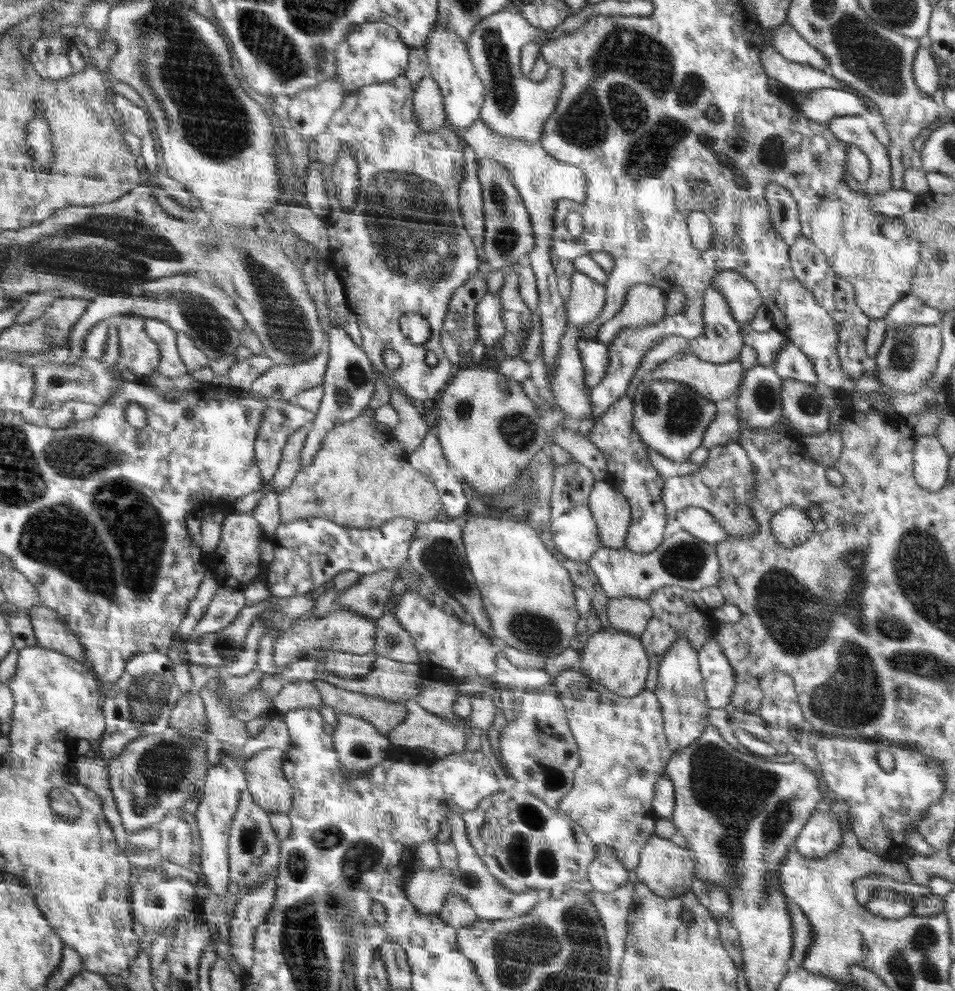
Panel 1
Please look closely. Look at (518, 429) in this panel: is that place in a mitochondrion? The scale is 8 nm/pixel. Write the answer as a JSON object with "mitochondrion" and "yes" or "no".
{"mitochondrion":"yes"}

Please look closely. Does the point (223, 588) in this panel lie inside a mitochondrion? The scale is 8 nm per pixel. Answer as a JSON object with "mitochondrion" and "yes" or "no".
{"mitochondrion":"no"}

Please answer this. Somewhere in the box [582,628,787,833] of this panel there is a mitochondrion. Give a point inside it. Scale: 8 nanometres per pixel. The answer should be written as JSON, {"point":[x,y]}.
{"point":[682,696]}

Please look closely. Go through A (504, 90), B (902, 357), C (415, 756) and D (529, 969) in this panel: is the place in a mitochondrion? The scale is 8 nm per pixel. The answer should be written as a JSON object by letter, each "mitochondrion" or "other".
{"A":"mitochondrion","B":"mitochondrion","C":"other","D":"mitochondrion"}

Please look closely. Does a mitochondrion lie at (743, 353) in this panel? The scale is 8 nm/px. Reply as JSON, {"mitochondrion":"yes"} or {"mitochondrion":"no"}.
{"mitochondrion":"no"}

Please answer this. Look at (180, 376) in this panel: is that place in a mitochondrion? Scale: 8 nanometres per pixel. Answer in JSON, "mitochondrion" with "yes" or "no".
{"mitochondrion":"no"}

